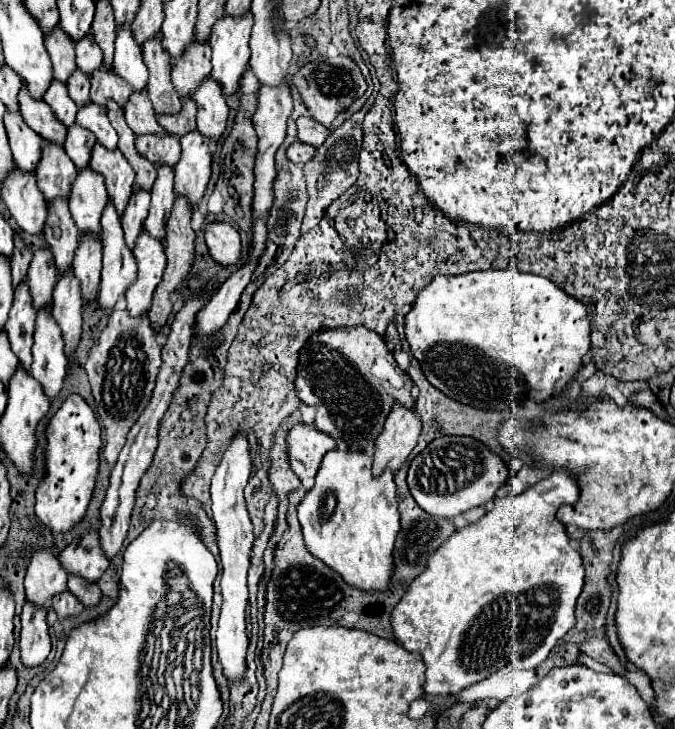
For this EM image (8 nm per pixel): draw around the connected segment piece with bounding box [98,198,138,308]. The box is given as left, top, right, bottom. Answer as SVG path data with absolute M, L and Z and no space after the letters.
M108 198L102 214L102 246L104 246L104 260L102 260L102 280L100 280L100 304L104 308L112 308L116 300L124 294L128 284L136 280L136 258L132 250L124 242L124 232L118 220L118 212L114 202Z

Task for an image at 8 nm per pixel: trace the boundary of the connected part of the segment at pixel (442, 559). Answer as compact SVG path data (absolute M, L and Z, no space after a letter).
M556 472L550 474L546 478L542 478L538 484L534 484L532 488L524 490L518 496L508 496L508 498L496 498L494 506L474 524L470 524L468 528L462 528L458 532L454 532L448 540L442 542L442 546L430 556L428 566L424 568L424 572L420 576L416 576L412 580L412 584L408 586L408 590L404 592L404 596L400 598L400 602L396 604L396 608L392 610L390 616L390 624L392 624L392 632L396 636L396 640L410 652L418 652L424 658L426 664L426 682L424 682L424 696L448 696L448 694L458 694L460 690L488 678L490 674L494 674L496 670L504 668L510 662L516 662L520 658L530 658L530 668L536 668L540 662L546 660L548 652L556 646L556 642L574 626L574 606L576 600L580 596L580 590L584 586L584 566L582 566L582 558L580 554L570 546L570 540L566 536L564 524L556 520L556 510L564 504L564 502L576 502L580 496L576 480L568 474L568 472Z

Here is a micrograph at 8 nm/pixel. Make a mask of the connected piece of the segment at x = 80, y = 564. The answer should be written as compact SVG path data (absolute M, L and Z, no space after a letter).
M88 530L78 542L70 542L62 550L60 562L64 564L68 574L80 574L90 582L98 582L98 578L110 564L100 546L98 530Z

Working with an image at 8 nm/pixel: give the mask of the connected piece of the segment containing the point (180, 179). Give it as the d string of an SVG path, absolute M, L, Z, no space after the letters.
M192 130L180 138L182 156L174 166L174 190L176 194L184 194L194 208L204 196L206 184L210 180L210 140L208 136Z

